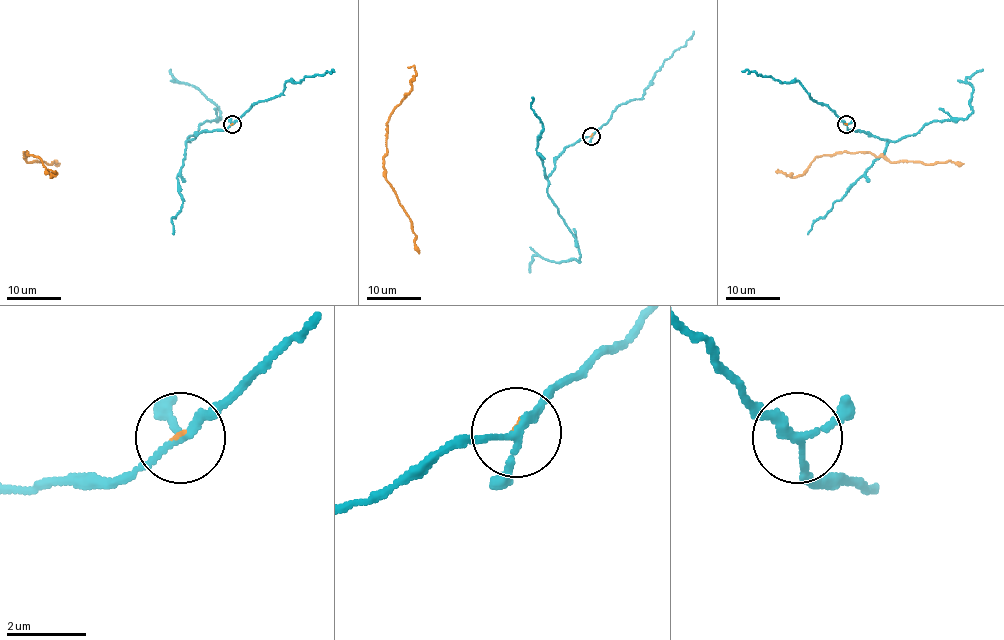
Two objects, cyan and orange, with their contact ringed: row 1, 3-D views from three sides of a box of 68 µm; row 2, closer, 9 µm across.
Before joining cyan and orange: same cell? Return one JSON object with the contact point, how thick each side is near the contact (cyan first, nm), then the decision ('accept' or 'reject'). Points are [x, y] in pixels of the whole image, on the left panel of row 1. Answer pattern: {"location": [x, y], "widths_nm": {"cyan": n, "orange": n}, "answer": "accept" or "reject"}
{"location": [232, 124], "widths_nm": {"cyan": 180, "orange": 70}, "answer": "reject"}

